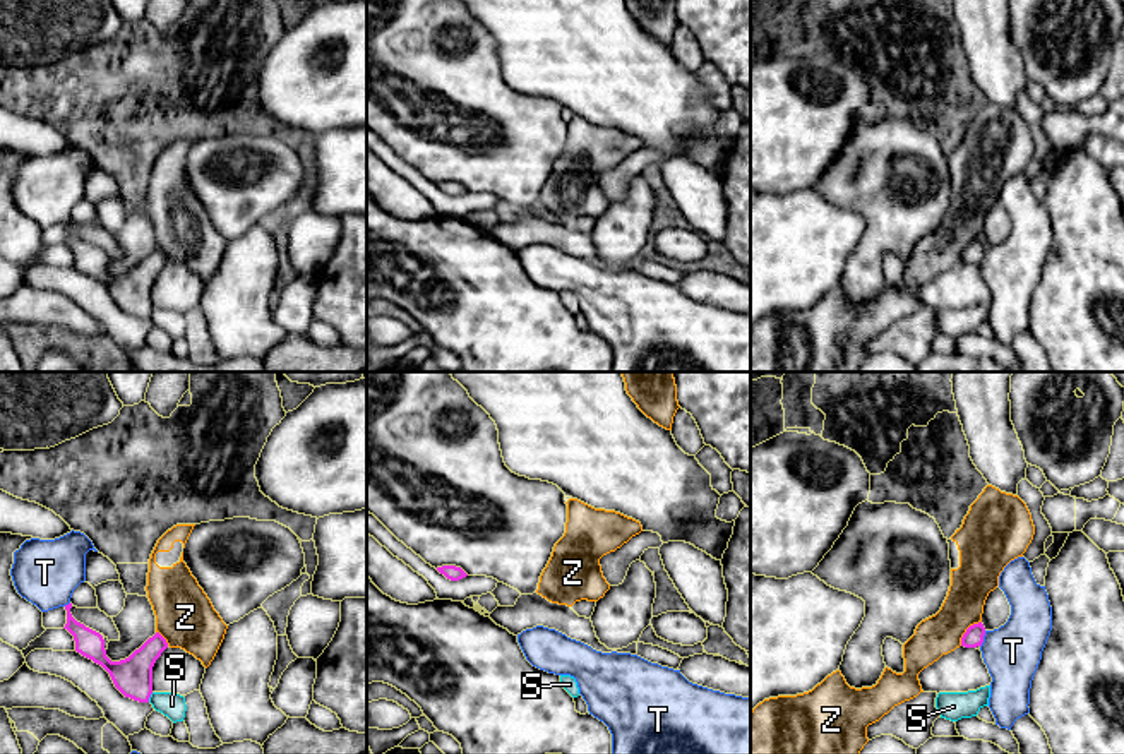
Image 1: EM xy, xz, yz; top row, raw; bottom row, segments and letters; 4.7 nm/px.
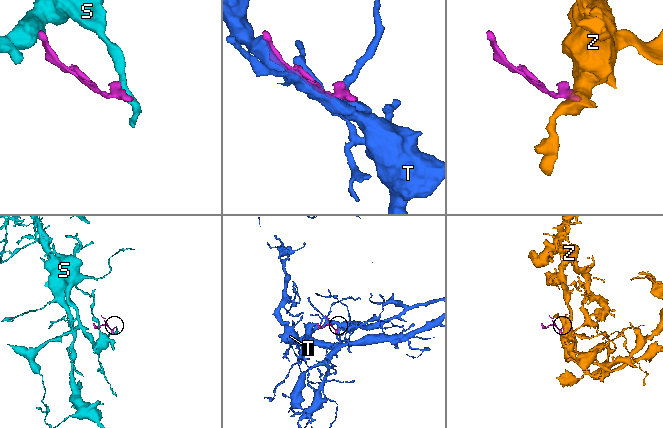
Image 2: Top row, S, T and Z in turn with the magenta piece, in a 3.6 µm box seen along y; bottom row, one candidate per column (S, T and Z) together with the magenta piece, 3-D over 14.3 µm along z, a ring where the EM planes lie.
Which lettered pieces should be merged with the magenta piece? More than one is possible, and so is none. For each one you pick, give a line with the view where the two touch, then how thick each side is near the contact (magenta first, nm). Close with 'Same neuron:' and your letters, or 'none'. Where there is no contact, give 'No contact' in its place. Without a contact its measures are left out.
Z: Touches magenta in yz. Thickness 90 nm (magenta) against 190 nm
Same neuron: Z

